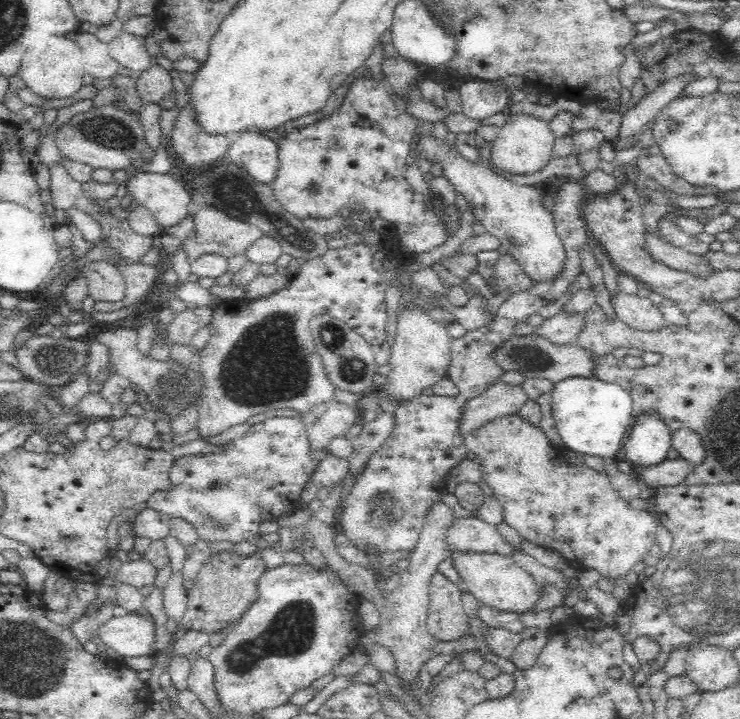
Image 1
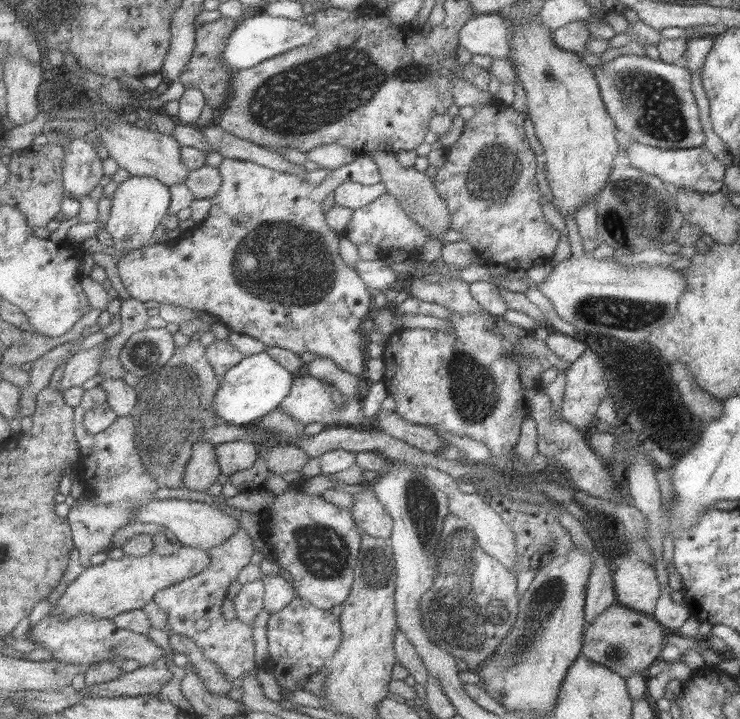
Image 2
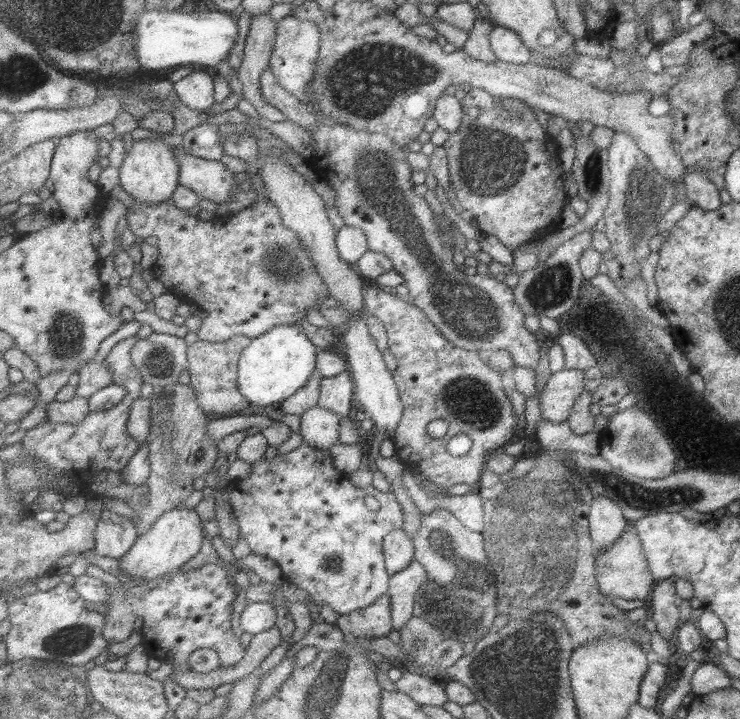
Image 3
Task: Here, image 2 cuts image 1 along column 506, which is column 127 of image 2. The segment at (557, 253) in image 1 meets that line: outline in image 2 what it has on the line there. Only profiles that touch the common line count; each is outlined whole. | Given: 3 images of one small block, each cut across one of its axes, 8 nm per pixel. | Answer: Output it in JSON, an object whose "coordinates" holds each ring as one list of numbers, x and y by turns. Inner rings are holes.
{"coordinates":[[130,176,119,184,112,199,112,213,107,222,114,248,118,251,137,250,156,236,157,227,170,212,170,186,150,176]]}

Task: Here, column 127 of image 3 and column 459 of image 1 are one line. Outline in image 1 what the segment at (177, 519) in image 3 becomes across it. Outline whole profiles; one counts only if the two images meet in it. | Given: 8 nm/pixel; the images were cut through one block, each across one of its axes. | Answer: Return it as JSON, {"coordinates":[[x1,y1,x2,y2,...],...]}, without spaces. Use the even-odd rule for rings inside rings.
{"coordinates":[[467,552,452,554,453,566,461,577,463,587,479,602,484,602,503,611,522,615,536,606,542,592,534,577,520,568,508,555]]}

